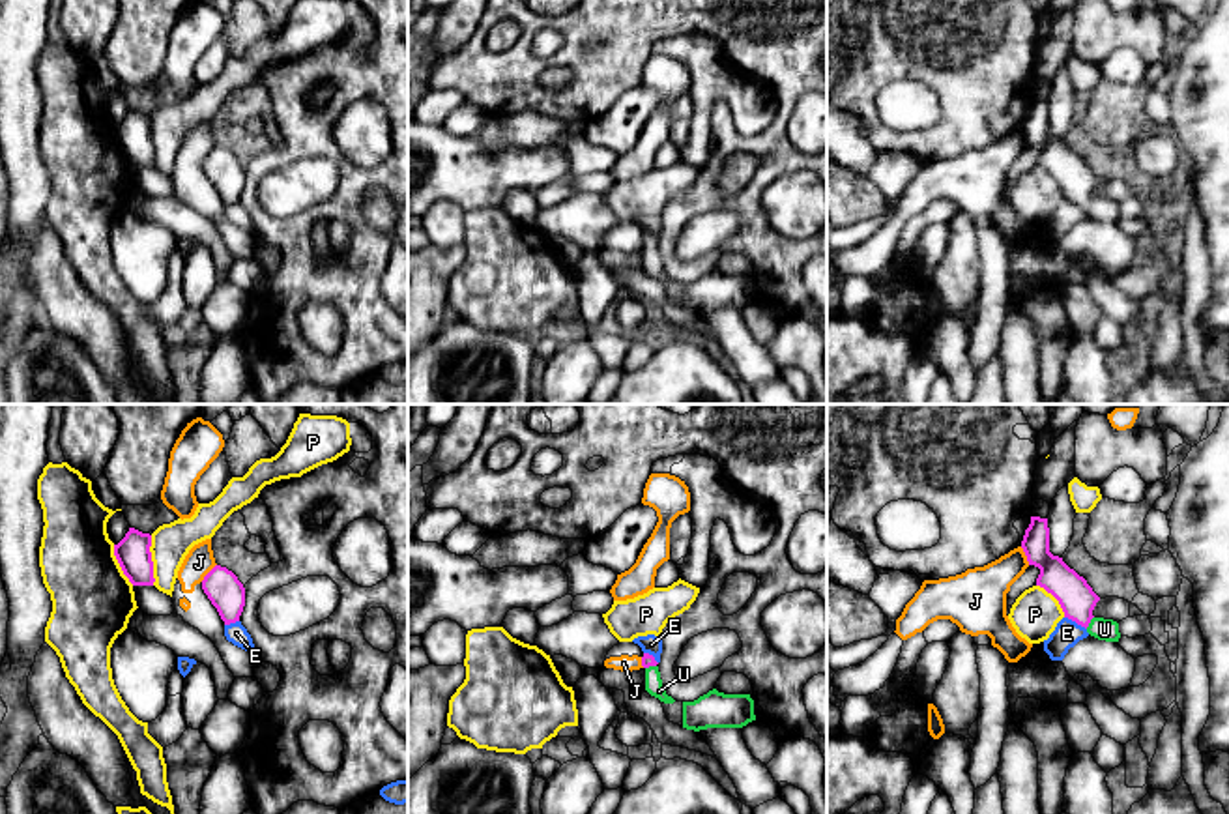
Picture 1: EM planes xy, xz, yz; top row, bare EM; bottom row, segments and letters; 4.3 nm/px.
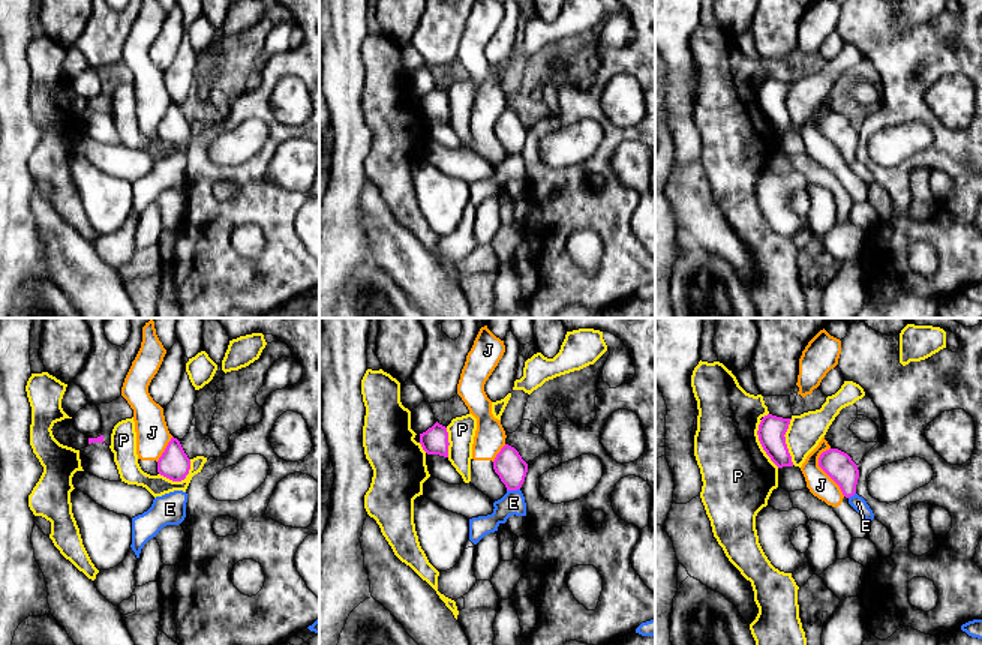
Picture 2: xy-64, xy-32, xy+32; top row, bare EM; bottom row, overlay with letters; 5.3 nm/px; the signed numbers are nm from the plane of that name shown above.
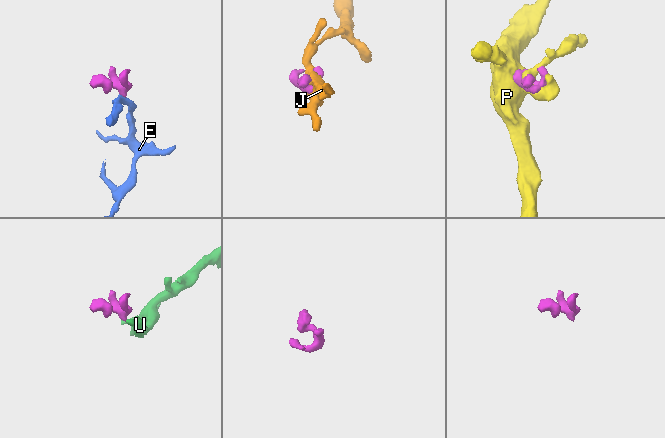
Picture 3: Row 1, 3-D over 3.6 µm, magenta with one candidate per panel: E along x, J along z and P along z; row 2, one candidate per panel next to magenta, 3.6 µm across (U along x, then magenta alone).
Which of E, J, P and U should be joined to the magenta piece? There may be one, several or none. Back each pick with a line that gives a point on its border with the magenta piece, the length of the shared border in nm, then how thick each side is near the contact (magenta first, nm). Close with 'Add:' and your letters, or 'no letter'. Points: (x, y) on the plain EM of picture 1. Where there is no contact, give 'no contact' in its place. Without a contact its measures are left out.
U: yz (1089, 203) | 70 nm | 160/100 nm
Add: U

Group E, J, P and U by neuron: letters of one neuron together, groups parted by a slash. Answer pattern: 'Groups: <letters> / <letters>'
Groups: E / J / P / U

